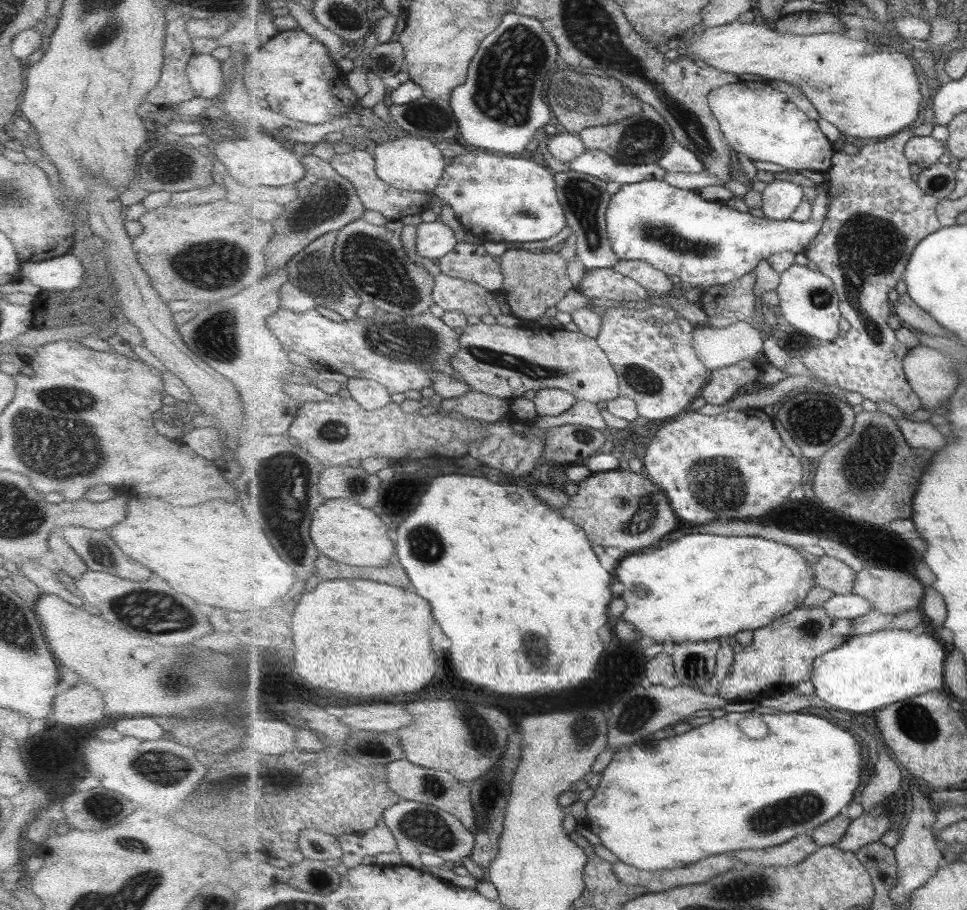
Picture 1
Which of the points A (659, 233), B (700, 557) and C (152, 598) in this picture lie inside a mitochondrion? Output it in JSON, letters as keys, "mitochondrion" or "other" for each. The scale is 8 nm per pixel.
{"A":"mitochondrion","B":"other","C":"mitochondrion"}

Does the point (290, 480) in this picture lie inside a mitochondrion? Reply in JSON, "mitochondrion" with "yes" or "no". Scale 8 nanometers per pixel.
{"mitochondrion":"yes"}

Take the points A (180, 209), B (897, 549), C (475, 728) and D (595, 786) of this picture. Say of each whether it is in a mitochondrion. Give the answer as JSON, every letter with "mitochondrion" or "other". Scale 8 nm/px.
{"A":"other","B":"other","C":"mitochondrion","D":"other"}

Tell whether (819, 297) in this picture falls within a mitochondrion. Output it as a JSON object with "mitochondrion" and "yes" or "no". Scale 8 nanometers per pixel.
{"mitochondrion":"yes"}

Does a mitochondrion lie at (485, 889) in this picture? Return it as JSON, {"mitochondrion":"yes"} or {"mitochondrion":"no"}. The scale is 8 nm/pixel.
{"mitochondrion":"no"}

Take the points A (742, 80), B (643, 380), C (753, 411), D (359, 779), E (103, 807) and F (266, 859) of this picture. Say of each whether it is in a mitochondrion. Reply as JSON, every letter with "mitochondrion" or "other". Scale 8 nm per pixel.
{"A":"other","B":"mitochondrion","C":"other","D":"other","E":"mitochondrion","F":"other"}

